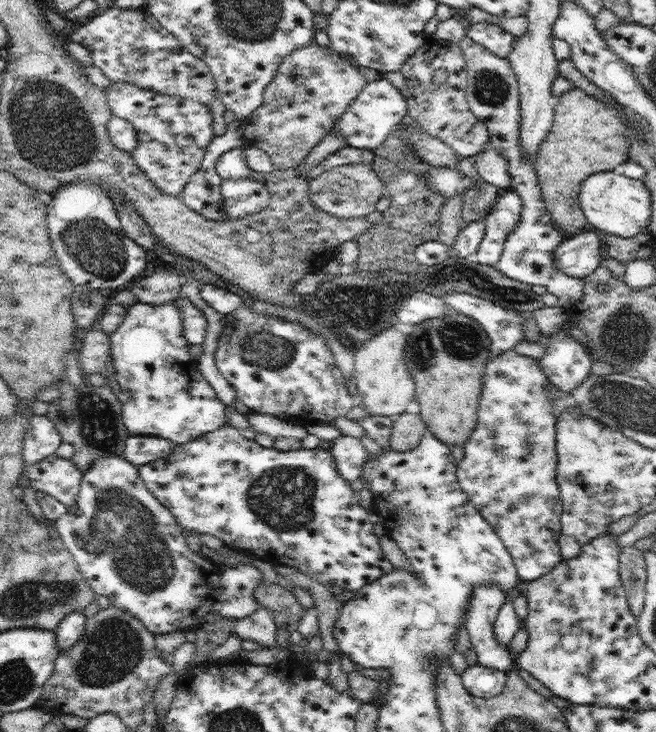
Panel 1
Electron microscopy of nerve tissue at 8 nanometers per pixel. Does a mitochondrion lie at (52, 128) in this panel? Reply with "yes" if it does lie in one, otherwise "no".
yes

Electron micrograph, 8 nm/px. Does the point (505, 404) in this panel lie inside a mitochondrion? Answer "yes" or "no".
no

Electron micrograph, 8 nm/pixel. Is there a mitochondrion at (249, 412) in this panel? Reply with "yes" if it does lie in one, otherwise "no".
no

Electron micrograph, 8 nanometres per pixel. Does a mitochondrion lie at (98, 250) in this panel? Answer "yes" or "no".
yes

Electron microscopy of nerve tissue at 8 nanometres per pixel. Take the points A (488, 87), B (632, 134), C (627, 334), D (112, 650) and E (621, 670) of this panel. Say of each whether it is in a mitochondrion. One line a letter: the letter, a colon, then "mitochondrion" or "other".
A: mitochondrion
B: other
C: mitochondrion
D: mitochondrion
E: other

